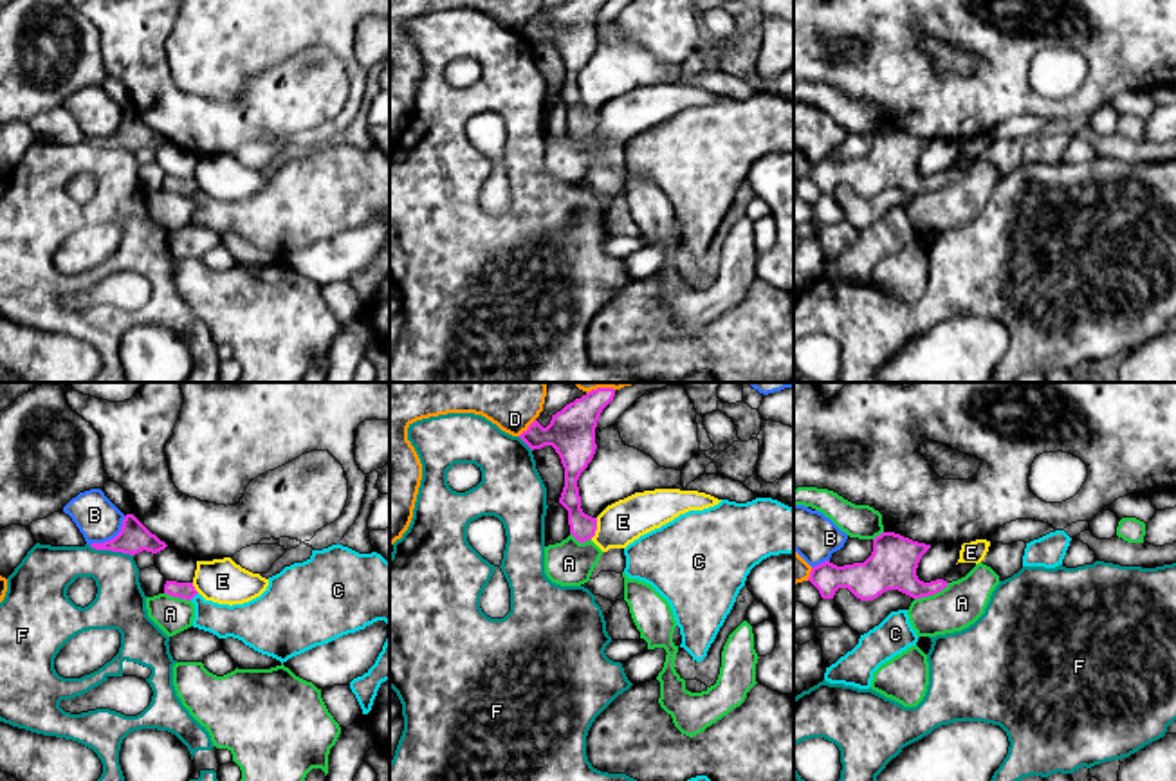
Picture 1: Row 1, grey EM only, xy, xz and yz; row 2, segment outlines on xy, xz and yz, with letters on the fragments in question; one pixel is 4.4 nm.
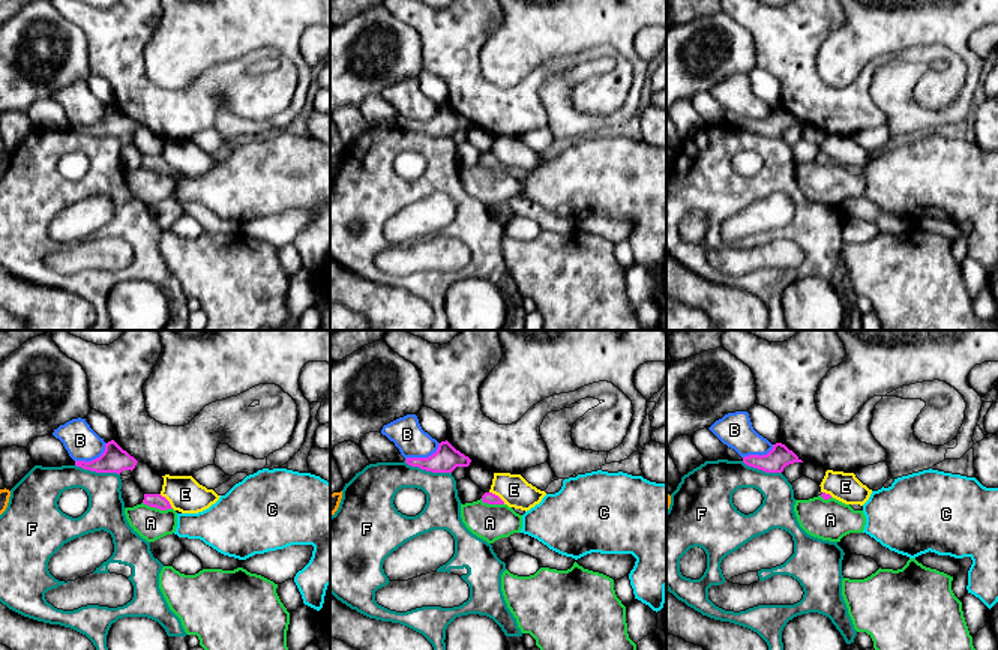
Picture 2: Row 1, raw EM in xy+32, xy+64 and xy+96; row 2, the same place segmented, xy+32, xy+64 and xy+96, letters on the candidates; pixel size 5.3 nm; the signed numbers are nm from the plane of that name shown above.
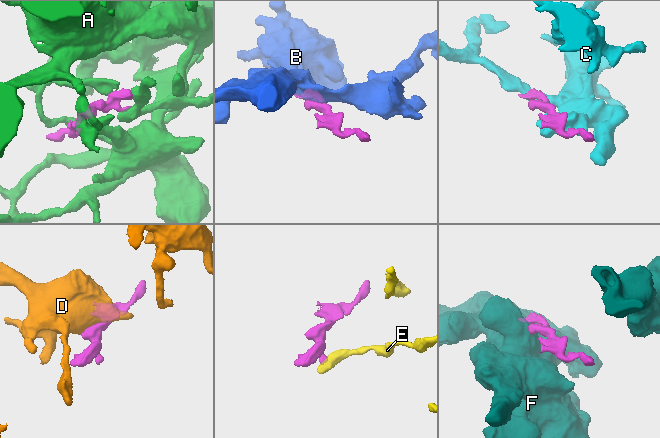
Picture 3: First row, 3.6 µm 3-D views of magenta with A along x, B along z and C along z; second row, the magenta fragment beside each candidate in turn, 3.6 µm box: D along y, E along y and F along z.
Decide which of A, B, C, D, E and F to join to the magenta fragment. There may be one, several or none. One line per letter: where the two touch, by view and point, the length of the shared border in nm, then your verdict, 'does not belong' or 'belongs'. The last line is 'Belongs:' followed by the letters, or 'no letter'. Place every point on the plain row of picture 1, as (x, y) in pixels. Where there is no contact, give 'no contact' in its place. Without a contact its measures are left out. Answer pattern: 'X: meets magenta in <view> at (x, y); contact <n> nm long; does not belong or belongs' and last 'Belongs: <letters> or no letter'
A: meets magenta in yz at (931, 190); contact 180 nm long; does not belong
B: meets magenta in xy at (114, 134); contact 200 nm long; does not belong
C: meets magenta in xy at (193, 192); contact 50 nm long; does not belong
D: meets magenta in xz at (529, 24); contact 110 nm long; does not belong
E: meets magenta in xz at (596, 125); contact 100 nm long; does not belong
F: meets magenta in xy at (110, 145); contact 200 nm long; does not belong
Belongs: no letter

